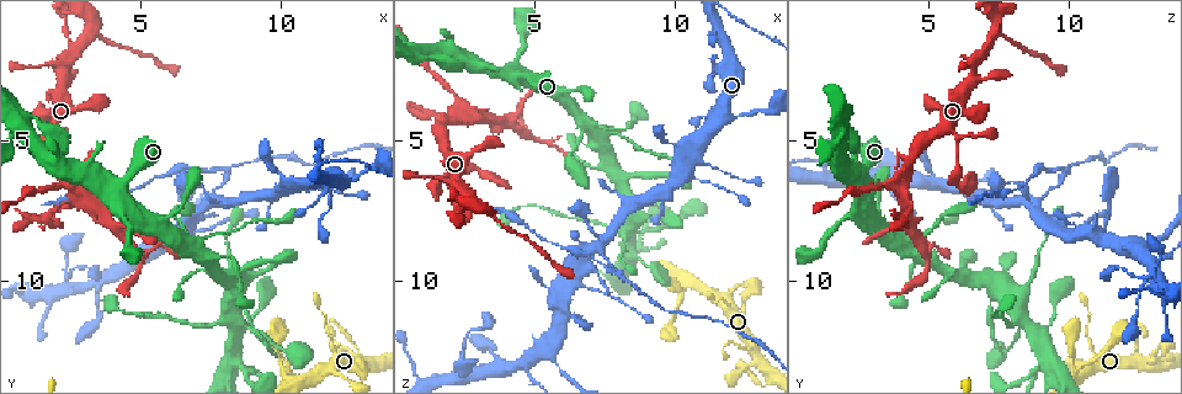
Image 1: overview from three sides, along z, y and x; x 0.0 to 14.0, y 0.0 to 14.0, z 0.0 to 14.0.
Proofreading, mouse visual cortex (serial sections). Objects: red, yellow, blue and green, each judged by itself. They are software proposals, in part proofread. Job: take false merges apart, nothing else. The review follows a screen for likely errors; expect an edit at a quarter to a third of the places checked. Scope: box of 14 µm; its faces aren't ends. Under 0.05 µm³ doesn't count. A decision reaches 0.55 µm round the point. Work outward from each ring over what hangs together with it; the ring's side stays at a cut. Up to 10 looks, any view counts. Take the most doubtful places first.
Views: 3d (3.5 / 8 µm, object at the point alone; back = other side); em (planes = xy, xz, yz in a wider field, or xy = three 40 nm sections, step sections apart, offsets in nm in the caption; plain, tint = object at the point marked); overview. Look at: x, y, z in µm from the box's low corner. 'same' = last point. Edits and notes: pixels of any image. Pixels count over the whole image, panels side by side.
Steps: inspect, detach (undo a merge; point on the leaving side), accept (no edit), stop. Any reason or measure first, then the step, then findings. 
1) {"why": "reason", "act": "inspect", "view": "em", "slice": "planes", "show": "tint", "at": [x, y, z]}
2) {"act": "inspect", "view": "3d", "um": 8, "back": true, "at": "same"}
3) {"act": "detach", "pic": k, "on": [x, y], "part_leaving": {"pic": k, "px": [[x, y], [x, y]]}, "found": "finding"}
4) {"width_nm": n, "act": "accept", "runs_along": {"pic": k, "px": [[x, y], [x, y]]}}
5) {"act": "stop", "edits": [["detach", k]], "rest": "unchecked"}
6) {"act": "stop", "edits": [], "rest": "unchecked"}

{"why": "thin arm on a thick one", "act": "inspect", "view": "3d", "um": 8, "back": true, "at": [10.4, 13.4, 10.2]}

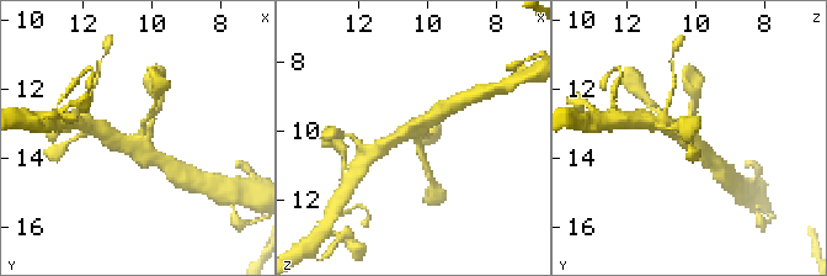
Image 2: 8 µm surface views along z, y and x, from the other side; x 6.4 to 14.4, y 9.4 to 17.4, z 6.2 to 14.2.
{"arms": 4, "arm_widths_nm": [100, 200, 350, 350], "act": "inspect", "view": "em", "slice": "xy", "step": 5, "show": "tint", "at": [10.2, 13.3, 10.2]}

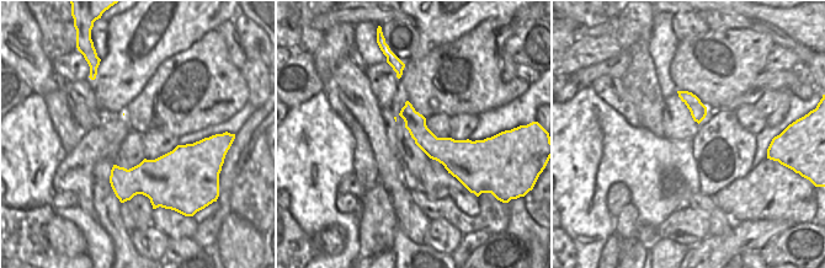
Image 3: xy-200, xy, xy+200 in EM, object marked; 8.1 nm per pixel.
{"act": "accept", "runs_along": {"pic": 2, "px": [[111, 137], [135, 142], [149, 115]]}, "found": "all the same cell"}

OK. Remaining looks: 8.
{"why": "thick turns thin", "act": "inspect", "view": "3d", "um": 3.5, "at": [2.4, 6.5, 3.6]}

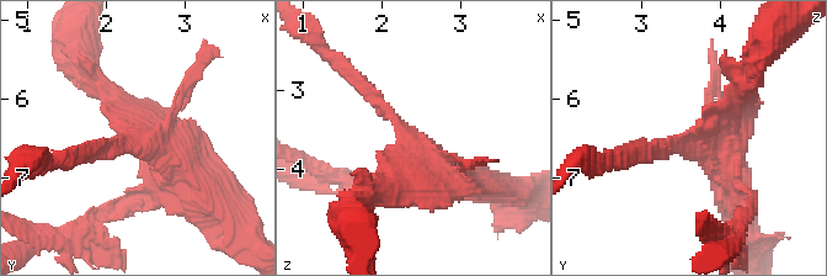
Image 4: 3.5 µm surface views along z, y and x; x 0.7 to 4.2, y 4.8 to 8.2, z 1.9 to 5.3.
{"arm_widths_nm": [200, 300], "act": "inspect", "view": "em", "slice": "xy", "step": 5, "show": "plain", "at": [2.40, 6.55, 3.60]}

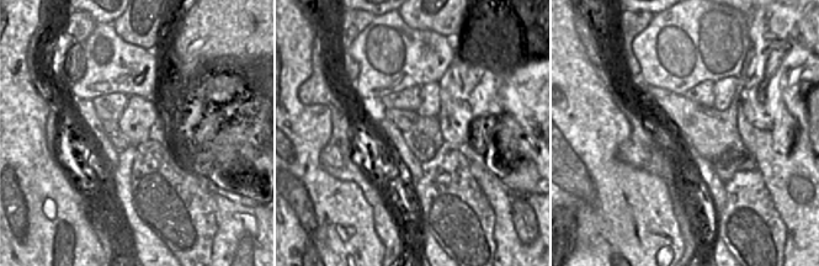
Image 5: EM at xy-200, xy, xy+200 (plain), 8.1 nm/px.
{"act": "inspect", "view": "em", "slice": "xy", "step": 5, "show": "tint", "at": "same"}

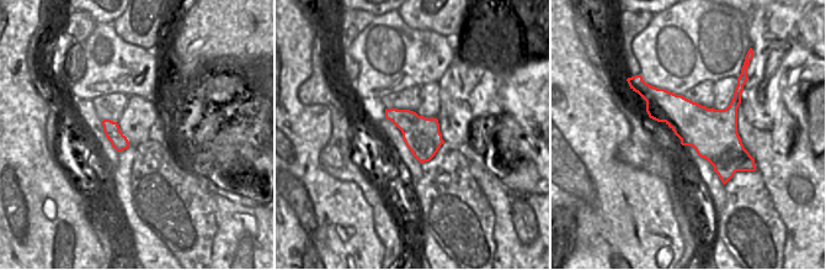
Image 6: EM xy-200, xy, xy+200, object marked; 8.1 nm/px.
{"act": "detach", "pic": 4, "on": [346, 72], "part_leaving": {"pic": 4, "px": [[377, 99], [309, 35]]}, "found": "two cells meet here"}

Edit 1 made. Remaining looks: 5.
{"act": "inspect", "view": "overview"}

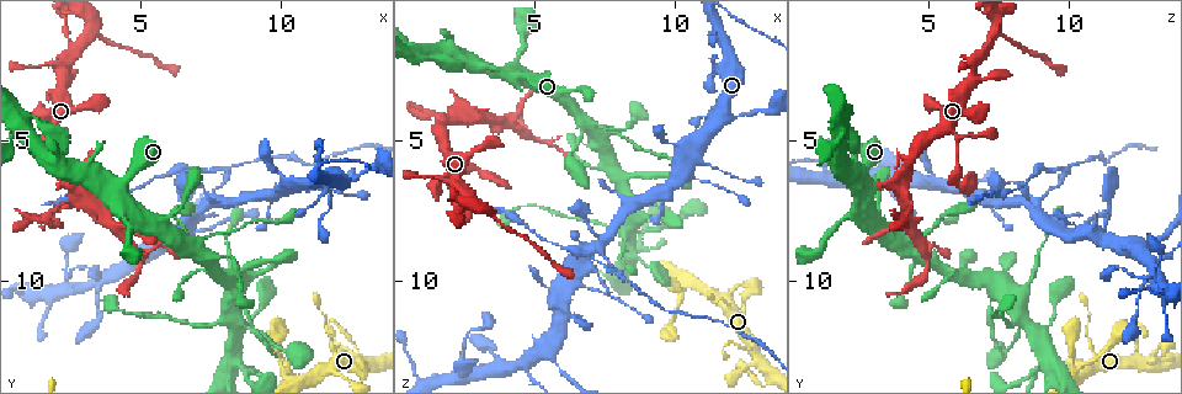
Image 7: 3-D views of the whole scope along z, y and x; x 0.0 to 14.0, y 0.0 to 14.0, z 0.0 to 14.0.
{"why": "sudden change in width", "act": "inspect", "view": "3d", "um": 8, "at": [8.3, 10.4, 8.4]}

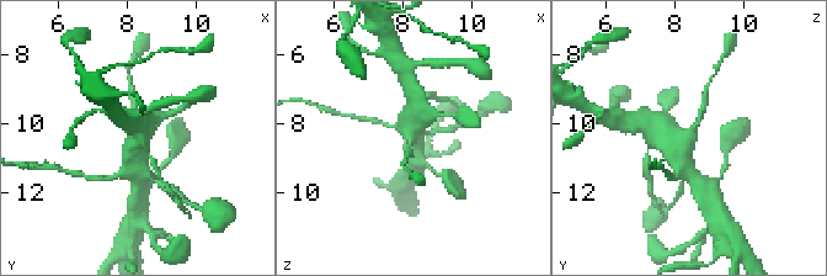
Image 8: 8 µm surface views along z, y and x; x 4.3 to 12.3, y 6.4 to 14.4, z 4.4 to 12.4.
{"why": "closer look", "act": "inspect", "view": "3d", "um": 3.5, "at": [8.2, 10.4, 8.4]}

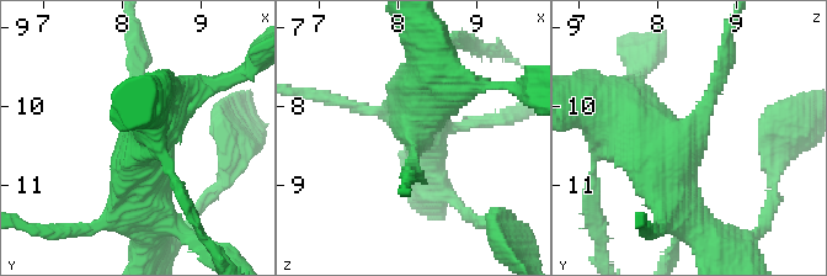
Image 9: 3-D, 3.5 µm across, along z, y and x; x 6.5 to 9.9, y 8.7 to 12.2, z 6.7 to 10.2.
{"act": "inspect", "view": "em", "slice": "xy", "step": 2, "show": "tint", "at": [8.25, 10.35, 8.40]}

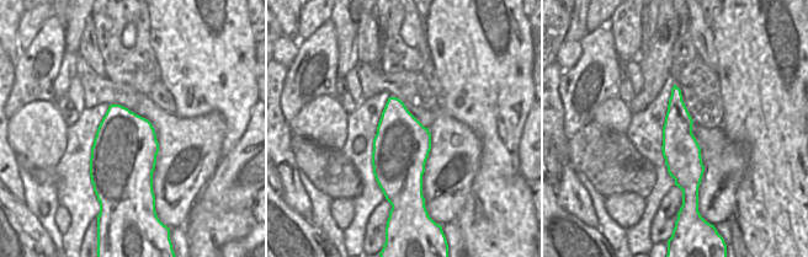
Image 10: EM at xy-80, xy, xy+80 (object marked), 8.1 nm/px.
{"act": "accept", "runs_along": {"pic": 9, "px": [[628, 126], [659, 159], [697, 126], [721, 62]]}, "found": "one cell here"}

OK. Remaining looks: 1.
{"act": "stop", "edits": [["detach", 4]], "rest": "unchecked"}

